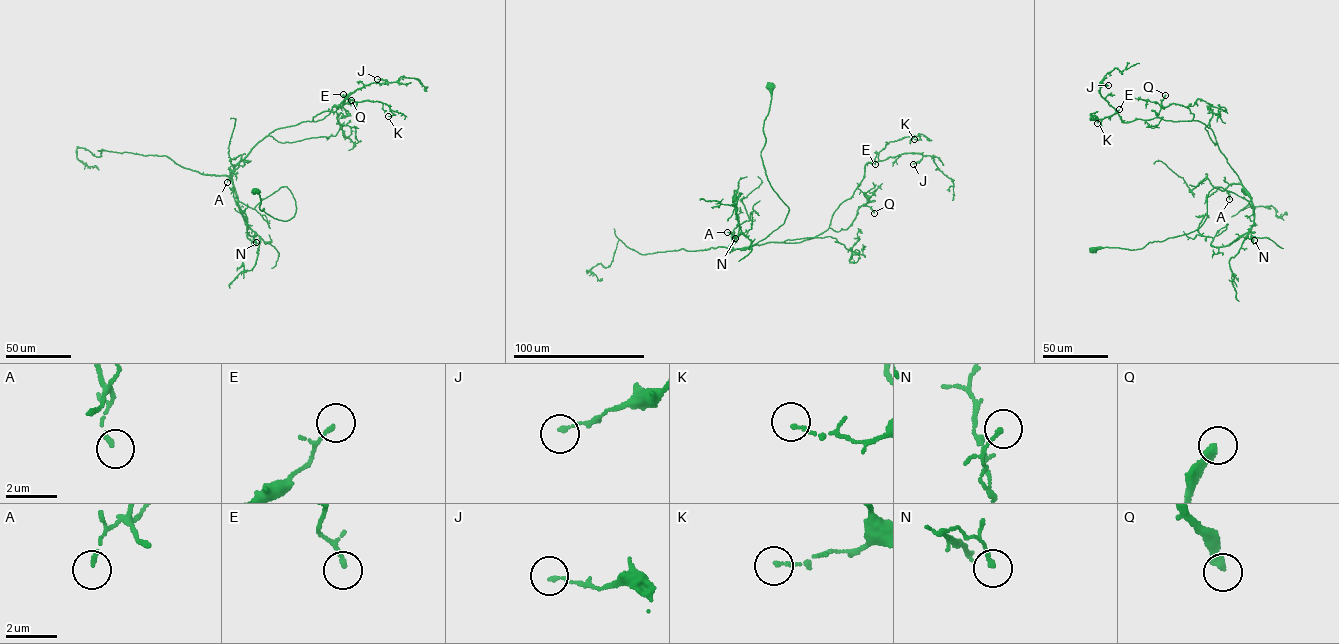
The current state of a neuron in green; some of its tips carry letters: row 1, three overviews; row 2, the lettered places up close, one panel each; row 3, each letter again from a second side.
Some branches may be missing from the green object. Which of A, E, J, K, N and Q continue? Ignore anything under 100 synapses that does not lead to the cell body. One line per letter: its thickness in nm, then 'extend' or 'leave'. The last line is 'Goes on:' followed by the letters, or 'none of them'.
A: 120 nm | leave
E: 100 nm | leave
J: 140 nm | leave
K: 140 nm | leave
N: 140 nm | leave
Q: 320 nm | leave
Goes on: none of them

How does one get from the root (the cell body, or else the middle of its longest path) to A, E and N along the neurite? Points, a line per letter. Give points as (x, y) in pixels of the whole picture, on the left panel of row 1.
A: (255, 191), (261, 211), (283, 221), (294, 216), (286, 186), (253, 208), (238, 200), (228, 167), (227, 182)
E: (255, 191), (261, 211), (294, 216), (286, 186), (240, 202), (233, 170), (343, 94)
N: (255, 191), (260, 210), (274, 218), (288, 220), (296, 205), (285, 186), (253, 208), (238, 202), (256, 242)

